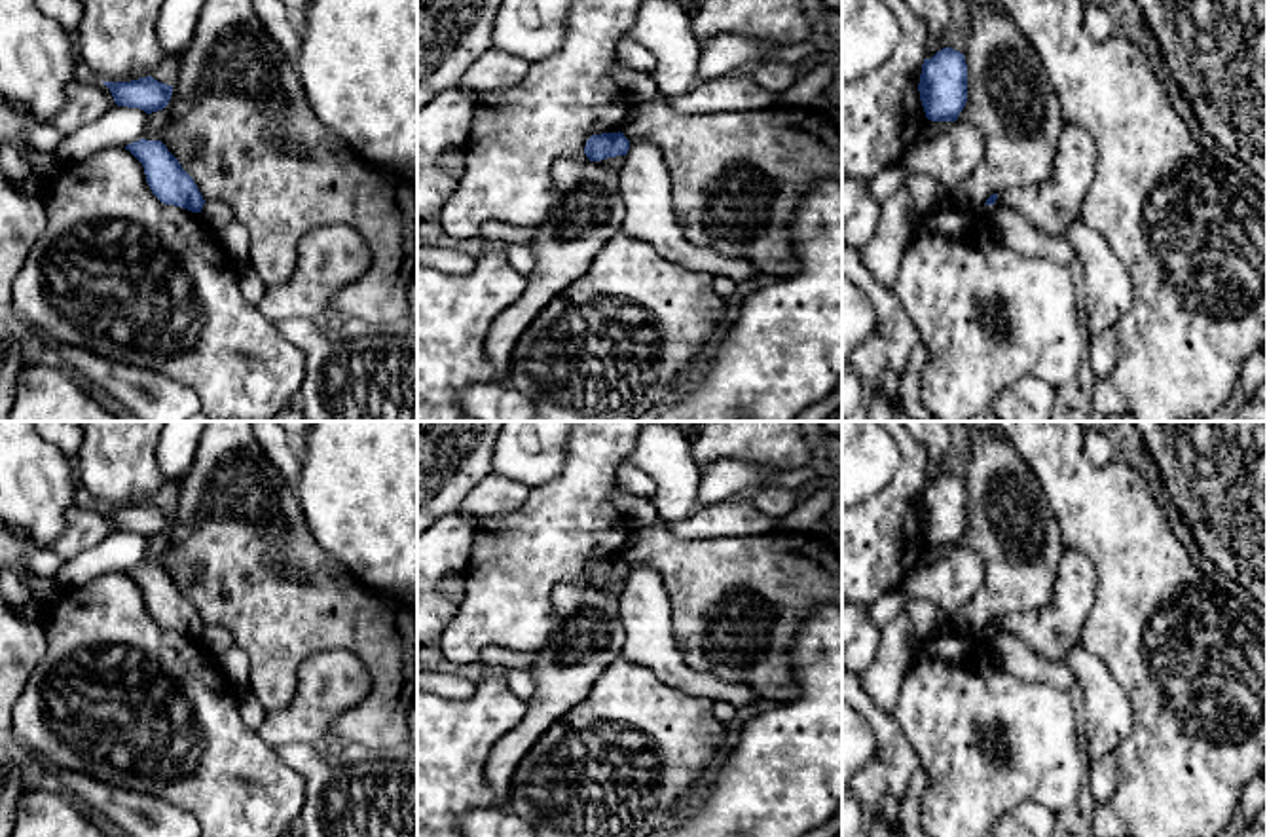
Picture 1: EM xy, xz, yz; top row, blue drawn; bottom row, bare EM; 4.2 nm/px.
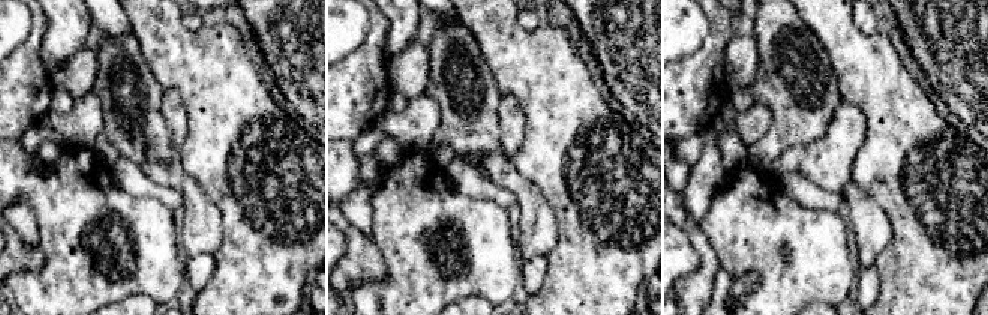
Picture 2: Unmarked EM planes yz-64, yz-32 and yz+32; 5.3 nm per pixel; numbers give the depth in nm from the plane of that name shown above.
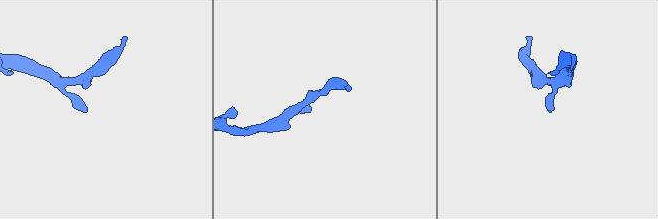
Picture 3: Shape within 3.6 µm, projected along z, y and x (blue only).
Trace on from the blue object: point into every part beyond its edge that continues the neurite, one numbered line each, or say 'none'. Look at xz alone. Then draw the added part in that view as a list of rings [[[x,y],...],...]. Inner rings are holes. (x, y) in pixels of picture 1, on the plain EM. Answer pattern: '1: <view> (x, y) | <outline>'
1: xz (645, 613) | [[[645,564],[630,566],[620,596],[620,621],[620,659],[647,666],[664,685],[689,693],[698,702],[728,702],[736,708],[759,698],[759,693],[744,683],[702,674],[685,662],[673,636],[666,583]]]

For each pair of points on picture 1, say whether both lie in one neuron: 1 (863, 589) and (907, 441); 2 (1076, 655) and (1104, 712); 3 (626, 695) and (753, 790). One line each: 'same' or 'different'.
1: same
2: same
3: different

